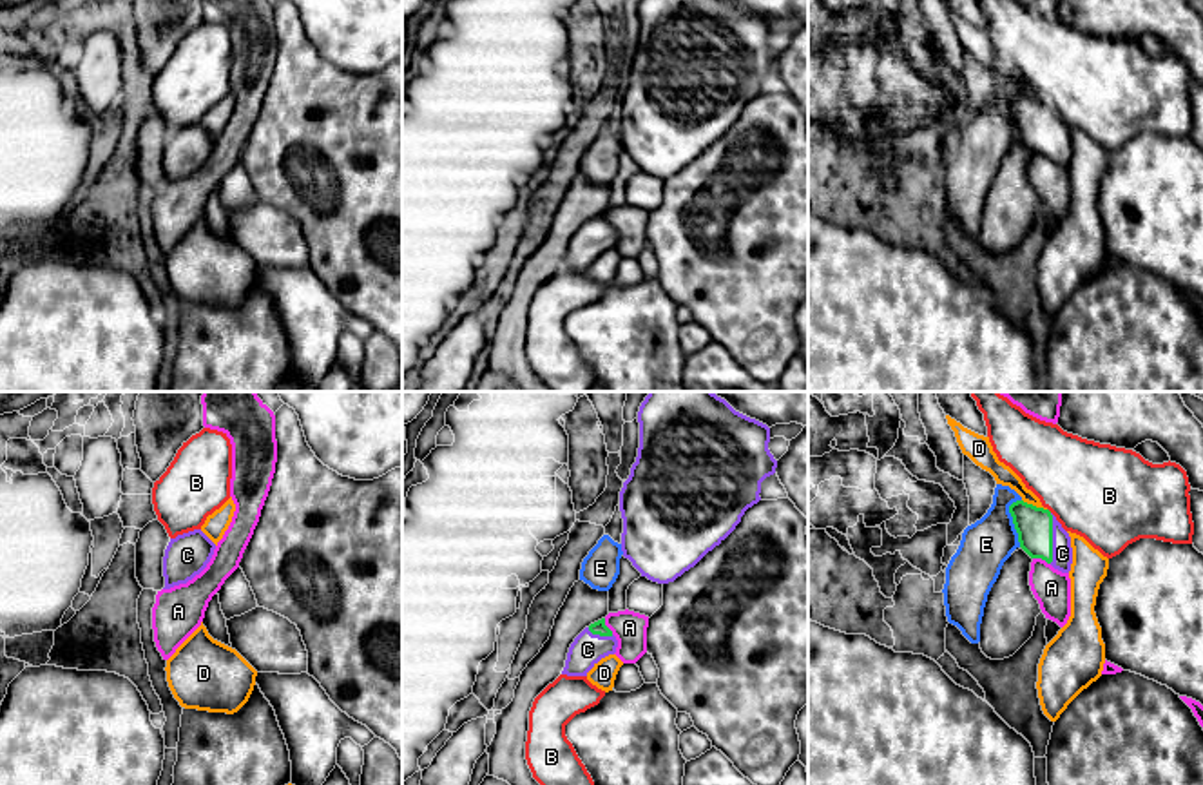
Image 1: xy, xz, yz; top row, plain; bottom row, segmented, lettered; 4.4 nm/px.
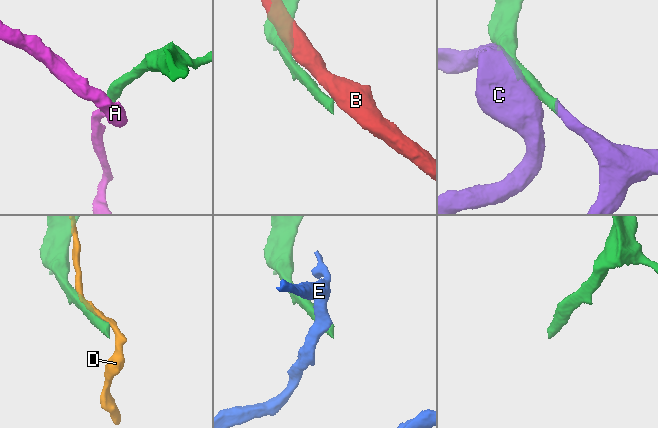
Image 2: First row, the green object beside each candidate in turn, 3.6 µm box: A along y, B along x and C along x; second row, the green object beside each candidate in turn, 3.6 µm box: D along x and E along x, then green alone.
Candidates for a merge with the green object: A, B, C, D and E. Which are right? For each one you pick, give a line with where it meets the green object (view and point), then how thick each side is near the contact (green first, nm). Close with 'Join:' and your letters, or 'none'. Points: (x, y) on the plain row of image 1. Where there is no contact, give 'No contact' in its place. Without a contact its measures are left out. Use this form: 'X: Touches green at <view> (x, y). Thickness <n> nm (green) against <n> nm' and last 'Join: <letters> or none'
C: Touches green at yz (1051, 133). Thickness 160 nm (green) against 100 nm
Join: C

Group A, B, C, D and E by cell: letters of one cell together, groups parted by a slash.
A E / B / C / D

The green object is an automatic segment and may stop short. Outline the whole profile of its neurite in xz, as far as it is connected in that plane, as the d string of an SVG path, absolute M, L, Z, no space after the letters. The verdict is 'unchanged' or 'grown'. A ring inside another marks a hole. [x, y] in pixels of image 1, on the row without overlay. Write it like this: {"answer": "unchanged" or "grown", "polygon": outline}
{"answer": "grown", "polygon": "M605 212L585 221L571 237L562 268L587 270L605 250L614 248L618 234L605 219Z"}

